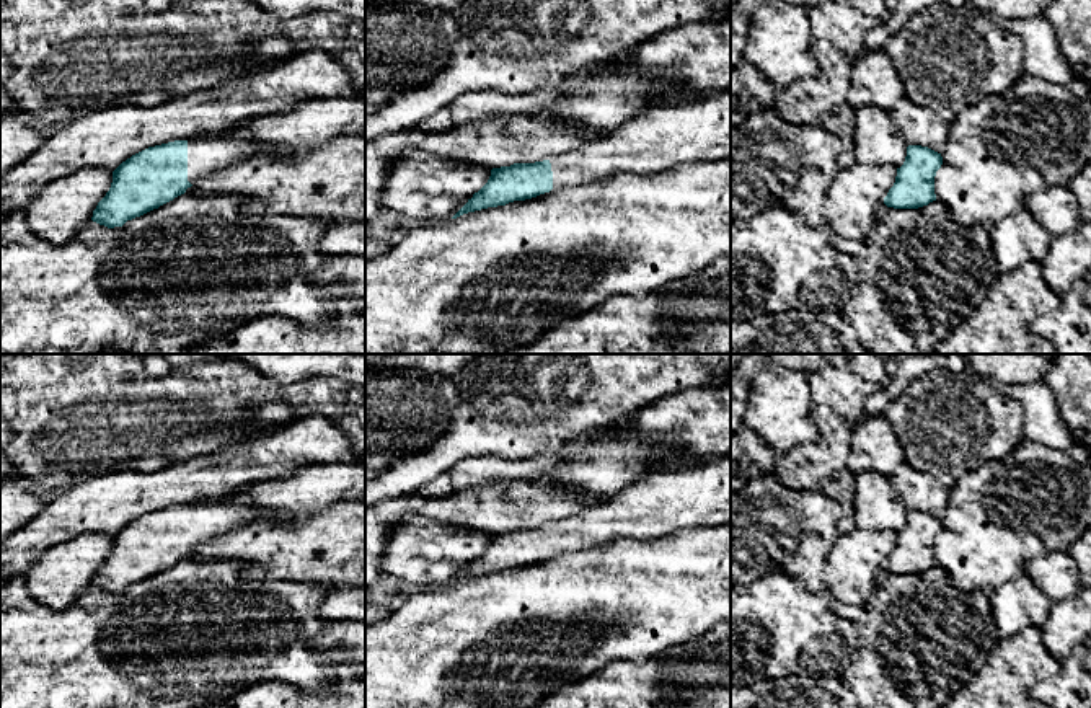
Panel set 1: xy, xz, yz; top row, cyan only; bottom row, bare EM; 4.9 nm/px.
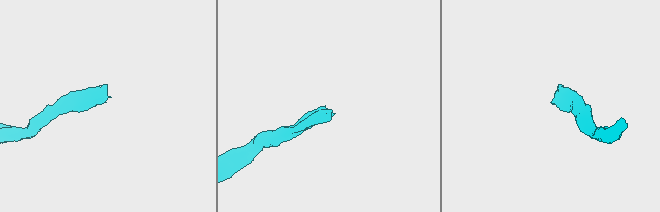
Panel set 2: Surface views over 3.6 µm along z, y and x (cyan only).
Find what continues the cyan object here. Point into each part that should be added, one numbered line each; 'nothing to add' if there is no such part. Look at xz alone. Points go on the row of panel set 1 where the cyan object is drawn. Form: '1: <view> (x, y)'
1: xz (658, 139)

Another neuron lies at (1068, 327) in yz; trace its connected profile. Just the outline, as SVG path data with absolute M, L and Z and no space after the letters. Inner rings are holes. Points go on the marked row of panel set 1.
M1086 277L1078 279L1057 308L1029 325L1029 331L1050 341L1058 354L1091 354L1091 307L1083 300L1086 285Z

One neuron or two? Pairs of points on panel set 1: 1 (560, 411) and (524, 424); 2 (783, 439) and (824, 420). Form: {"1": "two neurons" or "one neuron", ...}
{"1": "one neuron", "2": "two neurons"}

